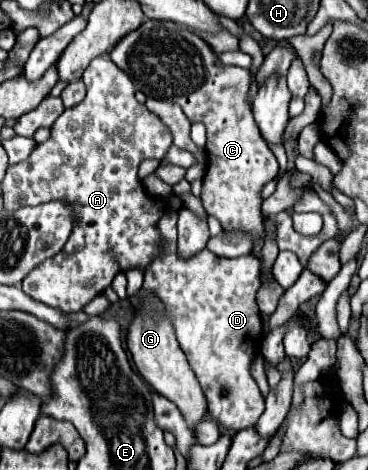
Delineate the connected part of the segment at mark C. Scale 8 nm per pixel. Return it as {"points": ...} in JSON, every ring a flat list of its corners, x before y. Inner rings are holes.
{"points":[[146,21,138,31,128,33,122,41,116,43,116,47,110,51,110,59,132,79,134,87,142,91,146,97,156,97,164,101,178,103,184,111,184,115,190,121,200,121,206,125,206,175,204,175,204,191,202,191,202,205,208,215,216,217,226,231,242,231,248,233,254,239,252,255,262,261,262,245,264,245,264,219,262,219,262,187,272,181,278,173,278,161,274,153,264,143,254,117,252,117,252,105,248,101,248,91,252,85,254,75,248,69,222,65,210,45,202,41,198,35,188,31,184,25,172,21]]}

